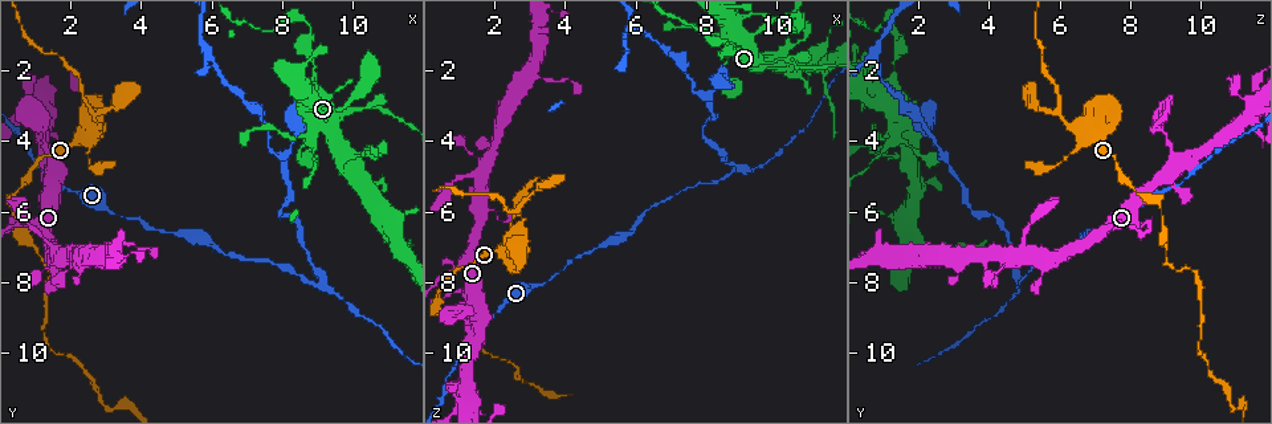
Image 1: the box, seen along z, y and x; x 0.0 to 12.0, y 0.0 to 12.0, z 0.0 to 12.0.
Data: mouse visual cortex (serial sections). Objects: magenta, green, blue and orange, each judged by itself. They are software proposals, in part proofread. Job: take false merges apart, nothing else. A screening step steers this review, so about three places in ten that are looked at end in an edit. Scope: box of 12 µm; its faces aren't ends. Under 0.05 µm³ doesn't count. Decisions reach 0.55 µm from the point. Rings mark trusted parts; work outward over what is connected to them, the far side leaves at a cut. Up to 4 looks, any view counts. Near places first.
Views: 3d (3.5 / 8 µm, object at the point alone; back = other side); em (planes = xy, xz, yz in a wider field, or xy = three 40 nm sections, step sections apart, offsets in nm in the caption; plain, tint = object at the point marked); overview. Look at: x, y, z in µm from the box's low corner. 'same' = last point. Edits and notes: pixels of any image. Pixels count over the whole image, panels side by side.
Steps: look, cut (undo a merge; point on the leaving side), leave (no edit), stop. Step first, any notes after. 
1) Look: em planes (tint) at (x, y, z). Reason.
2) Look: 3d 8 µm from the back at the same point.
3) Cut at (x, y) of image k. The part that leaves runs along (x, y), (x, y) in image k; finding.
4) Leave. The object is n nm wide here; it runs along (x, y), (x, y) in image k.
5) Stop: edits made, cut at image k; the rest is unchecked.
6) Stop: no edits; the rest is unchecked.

Look: 3d 3.5 µm at (2.7, 3.1, 6.1). Thin arm on a thick one.

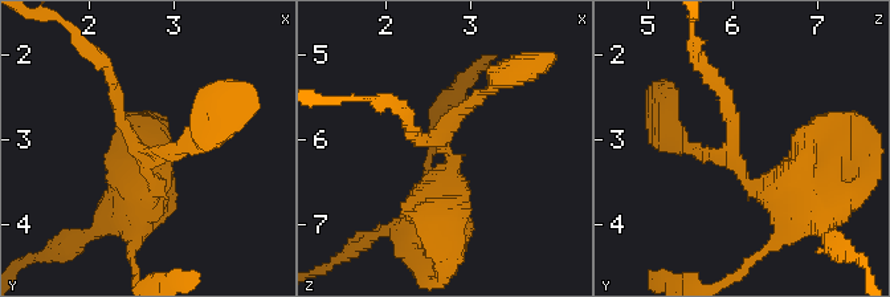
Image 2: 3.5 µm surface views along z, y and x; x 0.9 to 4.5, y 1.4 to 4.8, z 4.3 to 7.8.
Look: em xy step 2 (tint) at (2.65, 3.20, 6.00). 3 arms meet here; the arms are 150, 150, 450 nm wide; need the tissue.

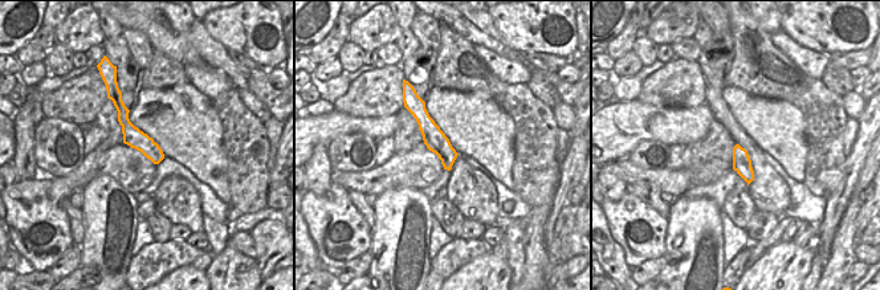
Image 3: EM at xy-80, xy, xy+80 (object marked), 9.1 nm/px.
Leave. It runs along (414, 99), (447, 154), (448, 166) in image 3; one cell here.

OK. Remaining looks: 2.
Look: 3d 3.5 µm at (10.2, 3.2, 1.7). Calibre changes.

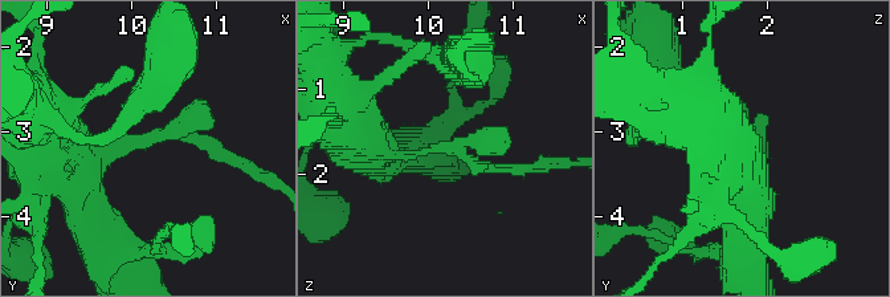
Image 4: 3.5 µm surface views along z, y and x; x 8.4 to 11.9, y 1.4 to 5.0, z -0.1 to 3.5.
Look: em xy step 1 (tint) at (10.15, 3.15, 1.70). Need the tissue.

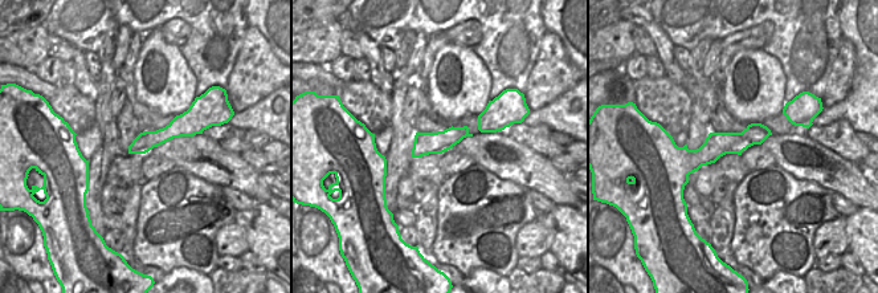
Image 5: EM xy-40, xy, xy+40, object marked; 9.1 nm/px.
Cut at (510, 169) of image 4. The part that leaves runs along (469, 158), (493, 169), (571, 162) in image 4; two cells meet here.

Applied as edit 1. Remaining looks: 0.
Stop: edits made, cut at image 4; the rest is unchecked.

